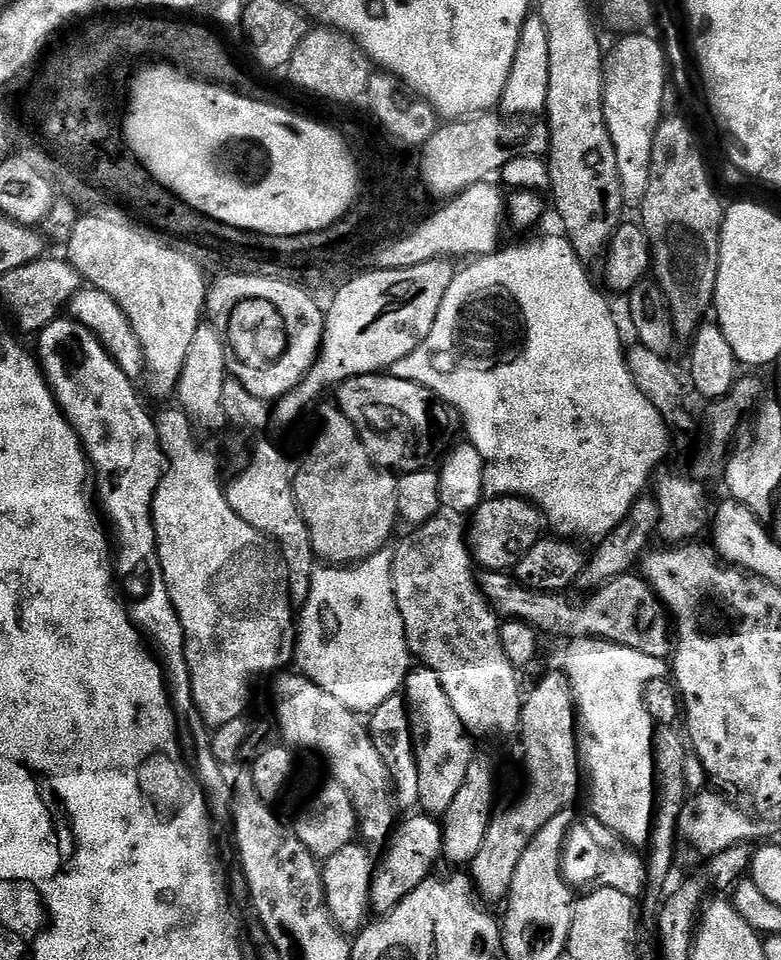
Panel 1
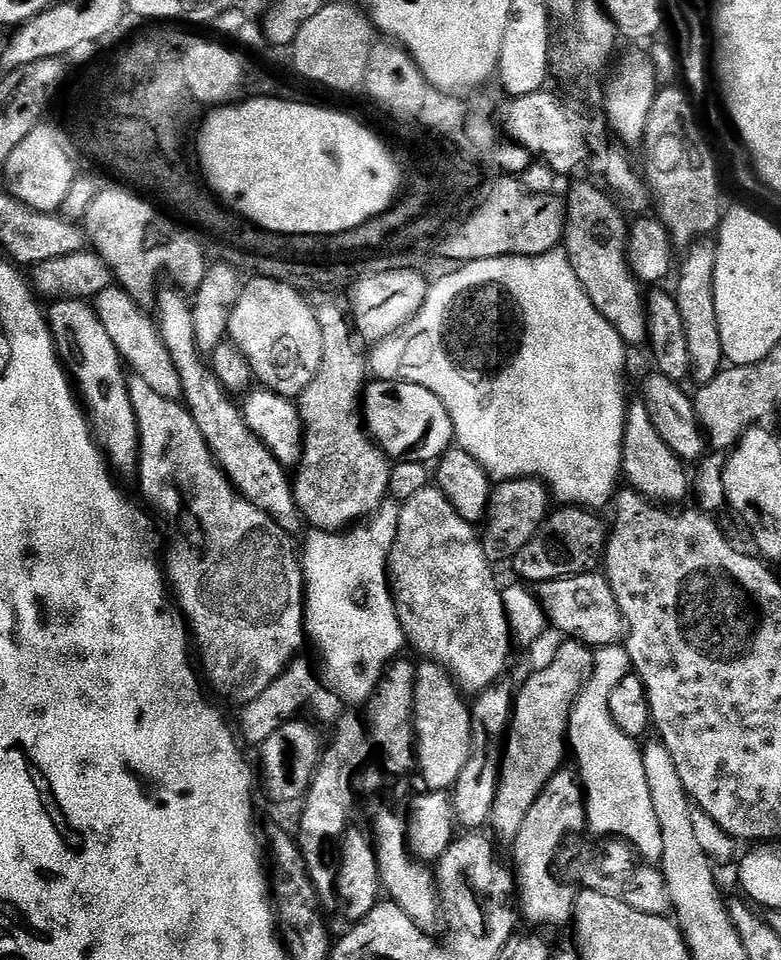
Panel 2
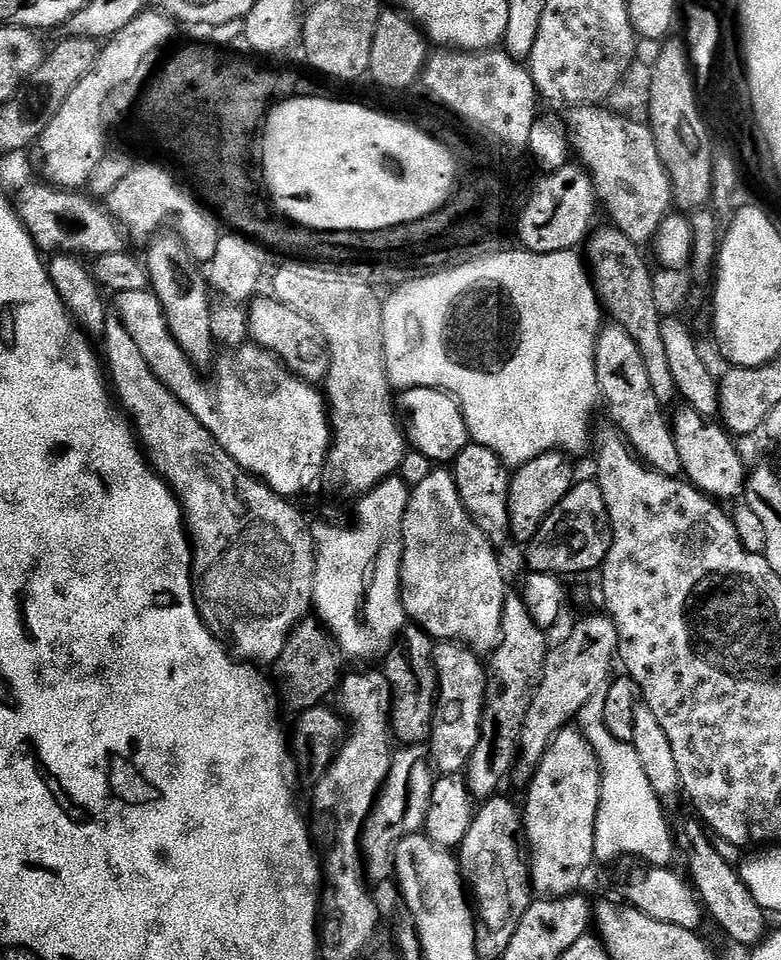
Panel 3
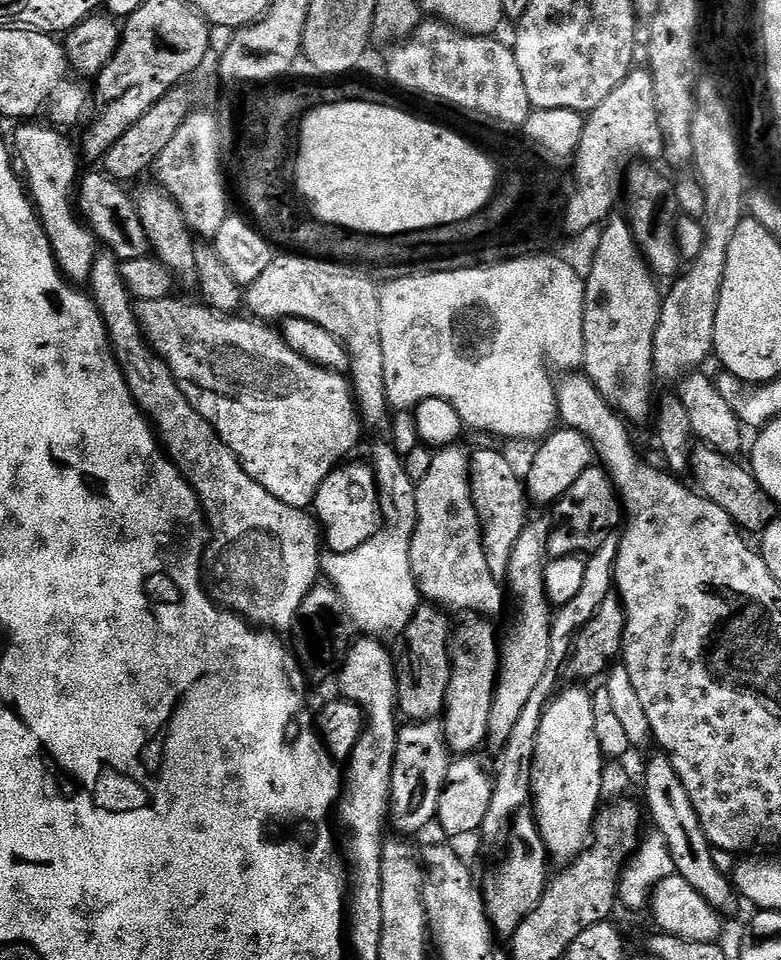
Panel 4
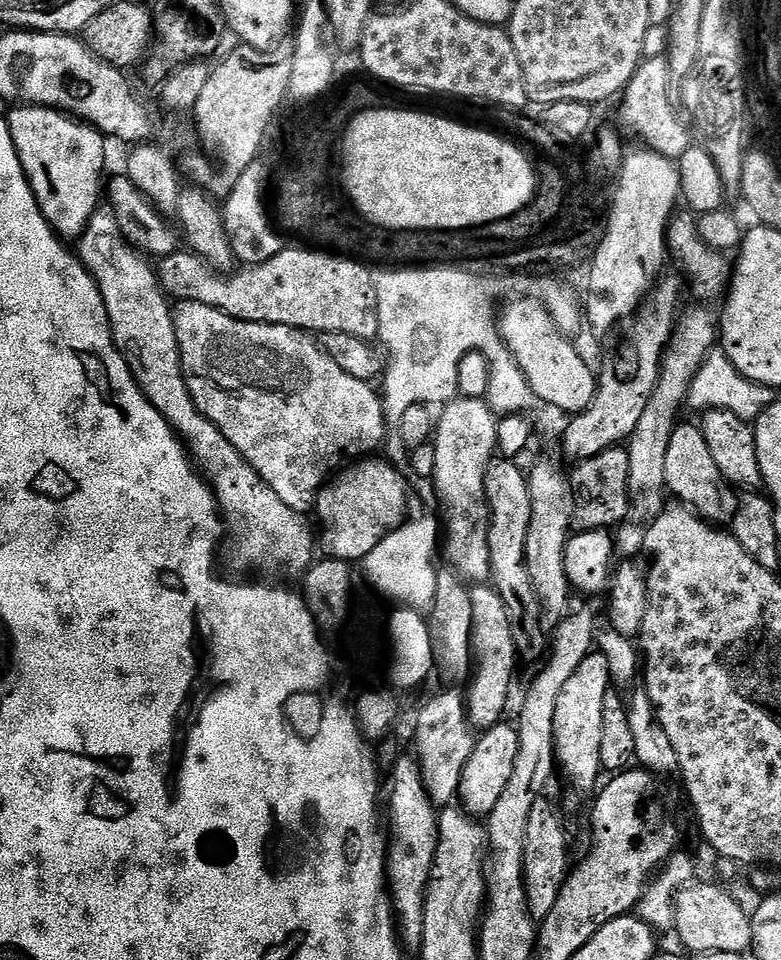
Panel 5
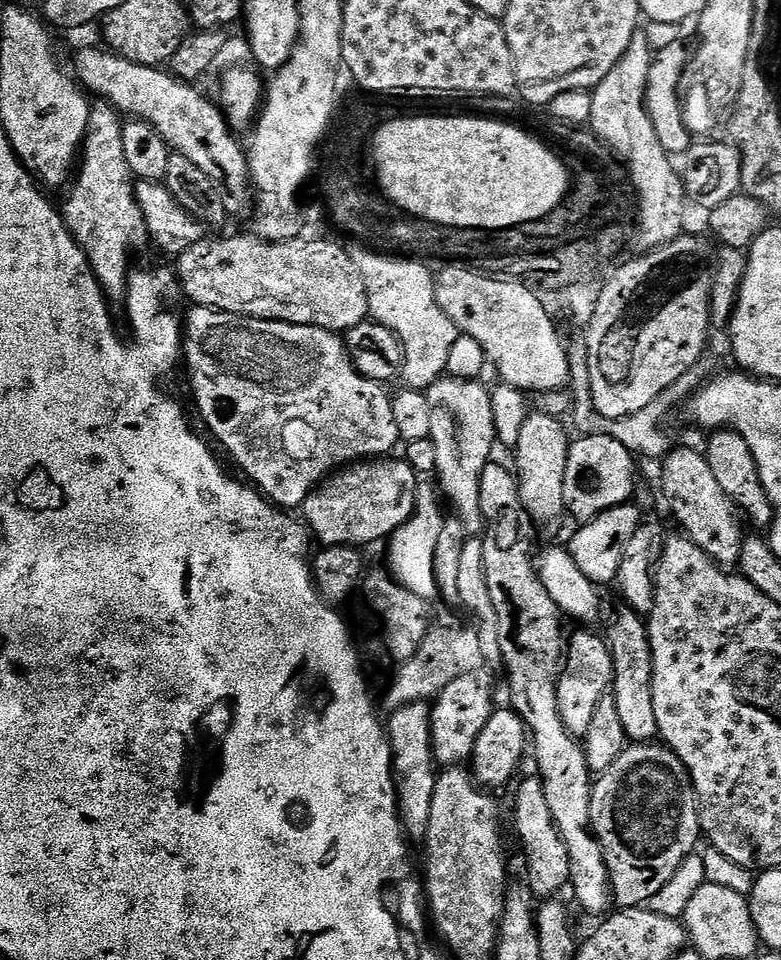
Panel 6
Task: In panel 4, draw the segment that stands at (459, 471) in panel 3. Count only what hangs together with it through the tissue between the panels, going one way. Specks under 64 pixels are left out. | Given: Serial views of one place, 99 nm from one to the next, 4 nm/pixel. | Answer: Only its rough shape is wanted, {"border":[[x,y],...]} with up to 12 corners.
{"border":[[500,452],[471,453],[490,574],[504,582],[530,521],[525,481]]}

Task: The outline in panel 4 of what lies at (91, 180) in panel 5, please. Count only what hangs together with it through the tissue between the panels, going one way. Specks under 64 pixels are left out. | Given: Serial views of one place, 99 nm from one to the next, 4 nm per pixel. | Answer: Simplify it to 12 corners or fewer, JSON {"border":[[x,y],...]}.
{"border":[[40,122],[14,152],[60,274],[87,285],[98,241],[74,199],[75,148]]}

